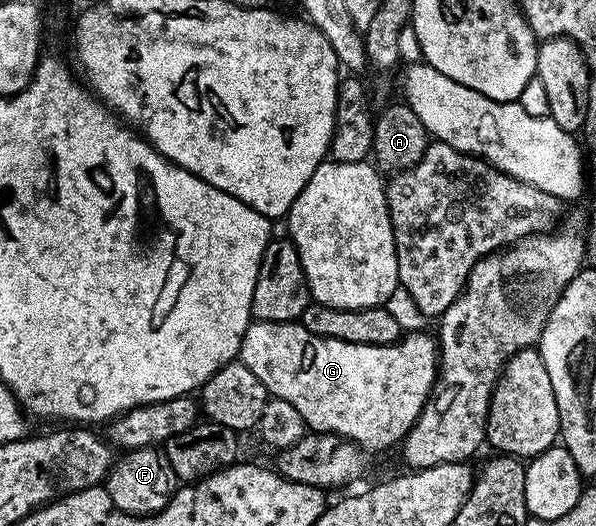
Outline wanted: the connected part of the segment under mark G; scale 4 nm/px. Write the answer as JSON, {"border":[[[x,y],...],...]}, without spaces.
{"border":[[[261,321],[251,322],[248,330],[242,338],[242,350],[240,352],[240,361],[244,365],[248,365],[248,369],[252,369],[252,373],[256,373],[256,377],[260,377],[260,381],[265,385],[267,392],[273,398],[283,399],[292,405],[296,405],[296,409],[300,413],[300,417],[304,417],[307,428],[314,431],[333,431],[335,435],[342,435],[346,439],[350,439],[359,447],[367,452],[382,451],[385,447],[397,448],[405,439],[406,435],[412,429],[412,425],[420,417],[422,406],[430,400],[434,390],[434,380],[438,377],[438,345],[433,334],[427,333],[406,333],[401,339],[397,339],[394,343],[388,345],[368,345],[367,343],[349,343],[343,339],[331,339],[325,335],[317,335],[312,333],[301,322],[293,323],[264,323]]]}

